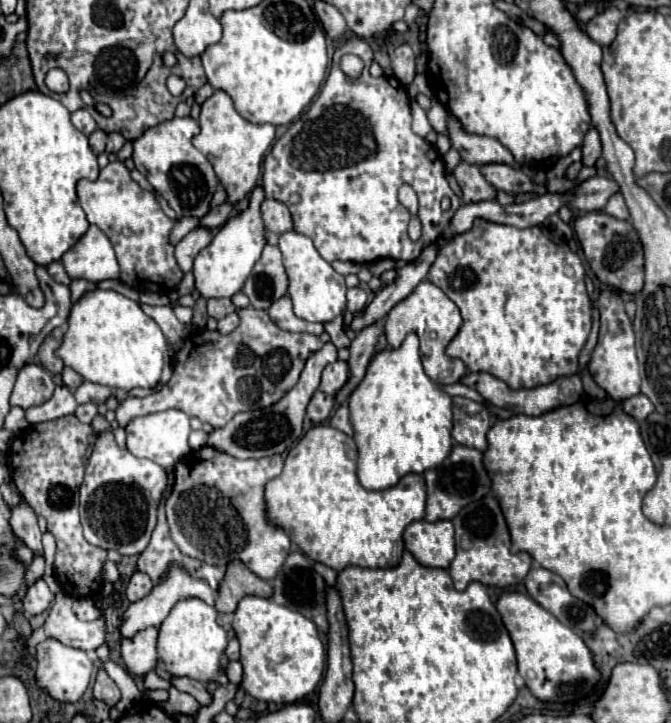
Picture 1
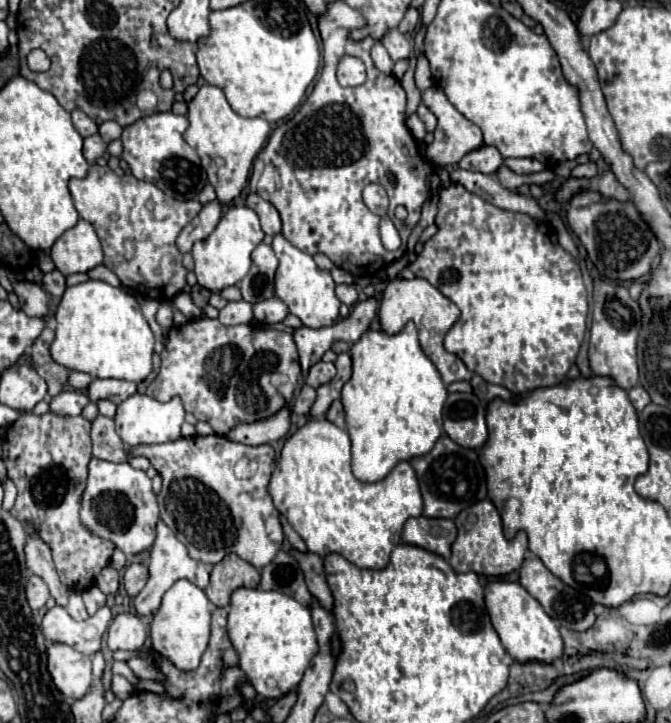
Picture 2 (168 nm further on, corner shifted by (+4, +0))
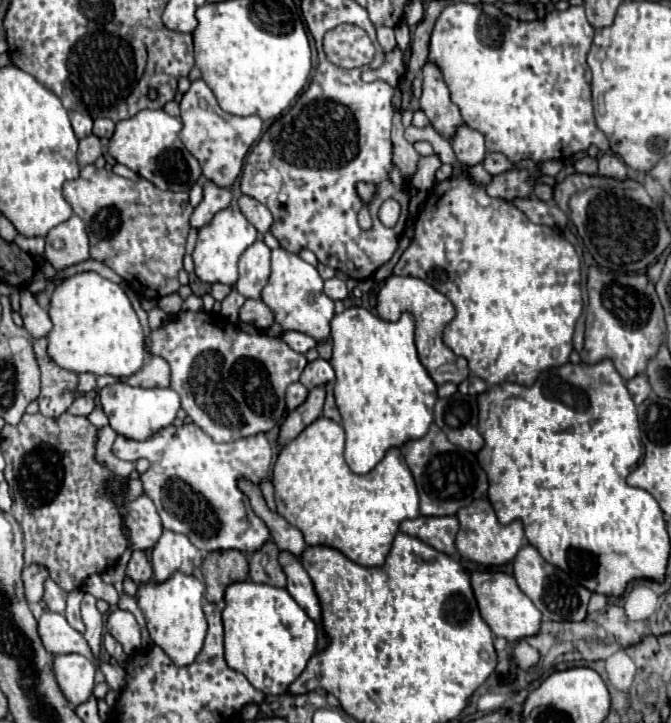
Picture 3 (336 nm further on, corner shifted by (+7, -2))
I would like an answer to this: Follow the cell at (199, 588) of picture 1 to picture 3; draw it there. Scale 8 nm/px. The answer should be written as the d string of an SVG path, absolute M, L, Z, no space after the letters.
M164 530L152 550L154 582L166 582L174 572L196 574L202 566L202 552L198 552L186 536Z

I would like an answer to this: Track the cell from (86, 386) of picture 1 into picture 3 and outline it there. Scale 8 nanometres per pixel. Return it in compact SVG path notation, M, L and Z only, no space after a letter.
M154 356L144 364L144 368L128 378L120 378L120 382L134 388L166 388L170 384L170 366L166 360Z

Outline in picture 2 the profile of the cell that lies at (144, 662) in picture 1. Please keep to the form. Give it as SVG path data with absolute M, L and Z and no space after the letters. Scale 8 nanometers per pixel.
M131 612L117 614L107 630L107 644L111 650L141 650L147 640L147 624L141 616Z

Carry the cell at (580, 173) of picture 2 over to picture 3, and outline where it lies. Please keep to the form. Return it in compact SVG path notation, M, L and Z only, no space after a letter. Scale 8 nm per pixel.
M584 156L582 160L578 160L578 162L574 164L574 168L576 168L576 172L578 172L578 174L590 174L590 176L594 176L594 174L596 174L596 170L598 170L596 160L594 160L594 158L590 158L590 156Z

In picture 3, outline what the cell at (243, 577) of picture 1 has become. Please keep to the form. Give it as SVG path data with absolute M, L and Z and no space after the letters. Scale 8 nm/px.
M214 552L202 564L202 576L206 584L204 598L208 602L222 602L224 590L234 582L248 578L248 560L242 552Z

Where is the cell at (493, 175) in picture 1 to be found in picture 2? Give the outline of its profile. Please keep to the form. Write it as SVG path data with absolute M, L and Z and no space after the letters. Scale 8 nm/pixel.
M483 144L477 150L471 150L469 154L465 154L459 162L459 168L465 170L475 170L475 172L483 172L483 174L495 174L495 170L503 164L503 158L499 154L499 150L495 146L487 146Z

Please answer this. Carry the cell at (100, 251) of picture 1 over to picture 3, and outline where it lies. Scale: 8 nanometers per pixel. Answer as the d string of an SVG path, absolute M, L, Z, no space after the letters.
M78 216L58 224L46 236L46 260L56 268L64 270L68 266L80 264L90 258L90 244L84 230L84 222Z

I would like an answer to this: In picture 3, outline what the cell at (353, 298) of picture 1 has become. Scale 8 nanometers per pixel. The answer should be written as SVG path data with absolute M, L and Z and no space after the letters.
M330 278L324 282L324 292L332 298L332 300L344 300L348 296L348 288L340 278Z

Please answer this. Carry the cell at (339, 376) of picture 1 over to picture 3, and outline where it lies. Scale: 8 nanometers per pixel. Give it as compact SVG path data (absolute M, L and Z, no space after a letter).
M318 358L314 362L308 362L302 376L300 376L300 382L312 390L316 386L322 386L322 384L328 384L334 380L334 368L330 366L330 362Z

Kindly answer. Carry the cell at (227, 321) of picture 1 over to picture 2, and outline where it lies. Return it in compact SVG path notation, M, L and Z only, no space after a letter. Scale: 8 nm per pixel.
M245 300L239 302L227 302L223 310L219 310L219 322L225 326L235 326L235 324L249 324L253 320L251 304Z

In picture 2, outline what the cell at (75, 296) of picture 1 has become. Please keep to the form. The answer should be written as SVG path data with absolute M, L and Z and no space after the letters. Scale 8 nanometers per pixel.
M51 270L51 272L43 274L41 288L43 288L49 296L61 298L63 292L65 292L65 276L63 276L59 270Z

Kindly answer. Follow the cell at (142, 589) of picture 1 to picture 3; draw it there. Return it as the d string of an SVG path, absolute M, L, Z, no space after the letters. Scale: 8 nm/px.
M132 552L132 558L126 566L126 578L134 580L136 586L148 584L152 580L152 566L144 552Z

